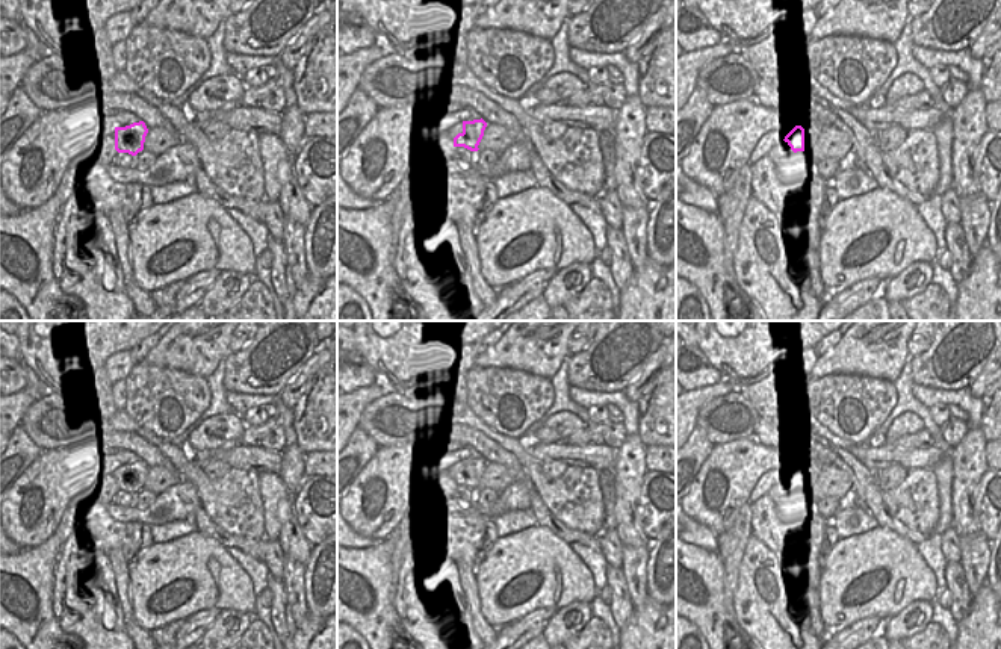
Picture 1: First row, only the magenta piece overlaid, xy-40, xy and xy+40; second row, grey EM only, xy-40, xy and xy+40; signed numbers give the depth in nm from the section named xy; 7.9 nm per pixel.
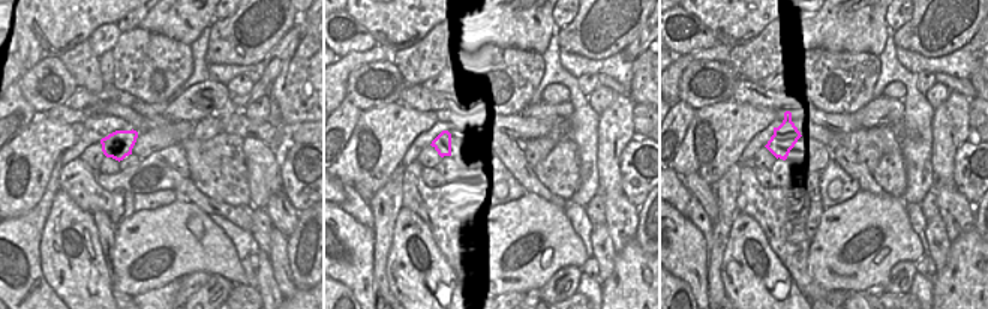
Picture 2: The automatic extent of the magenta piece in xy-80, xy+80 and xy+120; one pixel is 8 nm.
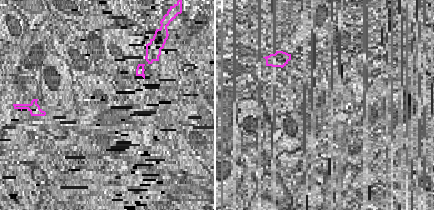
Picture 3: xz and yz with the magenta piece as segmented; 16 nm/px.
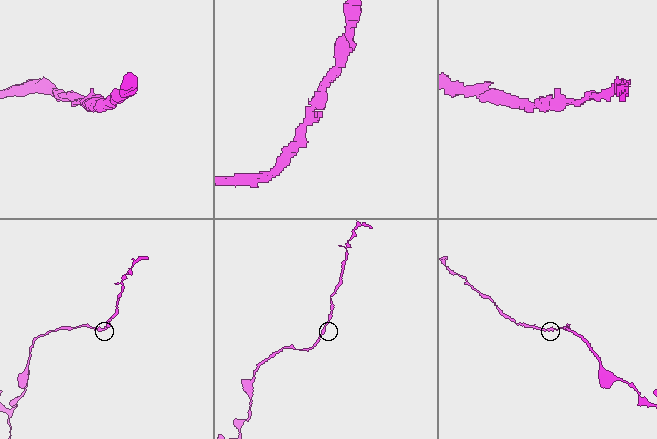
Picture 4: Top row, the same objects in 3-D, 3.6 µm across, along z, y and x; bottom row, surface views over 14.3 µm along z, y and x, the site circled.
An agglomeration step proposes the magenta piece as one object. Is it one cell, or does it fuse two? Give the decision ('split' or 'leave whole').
leave whole

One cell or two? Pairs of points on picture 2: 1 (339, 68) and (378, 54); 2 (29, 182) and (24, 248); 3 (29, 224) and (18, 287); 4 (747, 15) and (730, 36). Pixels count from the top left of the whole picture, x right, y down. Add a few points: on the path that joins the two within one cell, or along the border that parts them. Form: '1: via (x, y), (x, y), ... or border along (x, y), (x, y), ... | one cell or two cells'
1: via (348, 63), (369, 56) | one cell
2: border along (47, 182), (44, 195), (29, 210), (15, 218) | two cells
3: via (27, 239), (27, 258), (18, 267), (18, 272) | one cell
4: via (742, 20), (732, 32) | one cell

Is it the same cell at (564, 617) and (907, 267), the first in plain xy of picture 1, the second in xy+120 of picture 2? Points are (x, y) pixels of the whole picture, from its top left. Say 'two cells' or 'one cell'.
one cell

